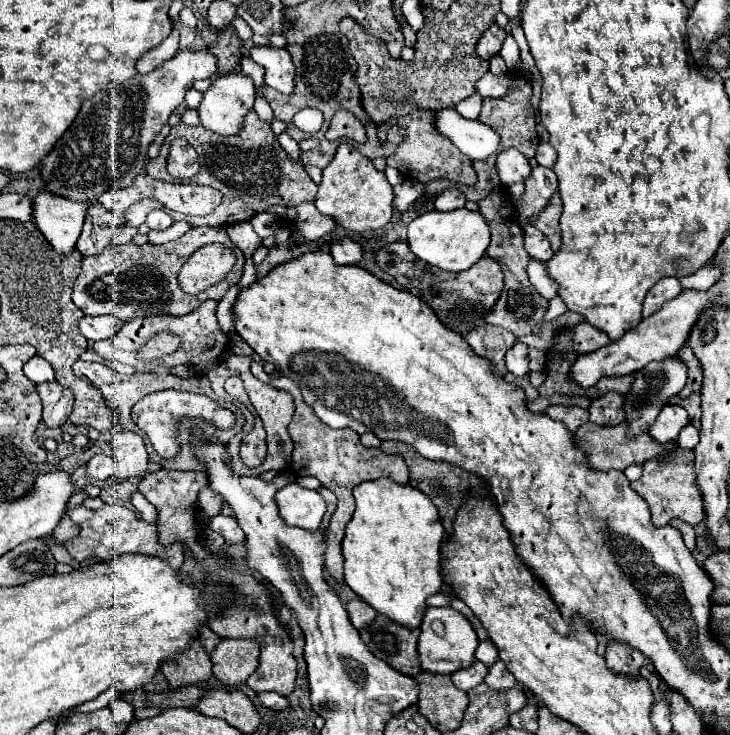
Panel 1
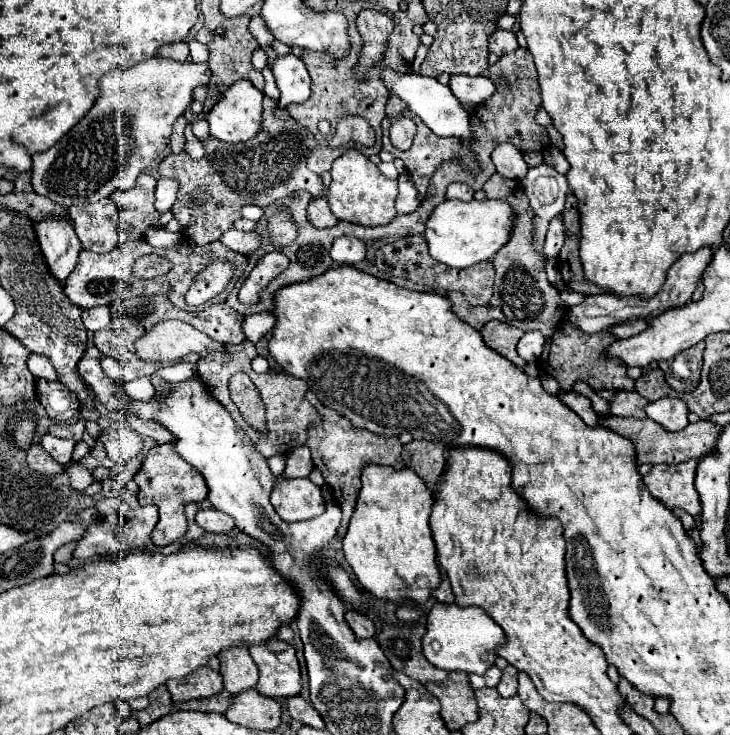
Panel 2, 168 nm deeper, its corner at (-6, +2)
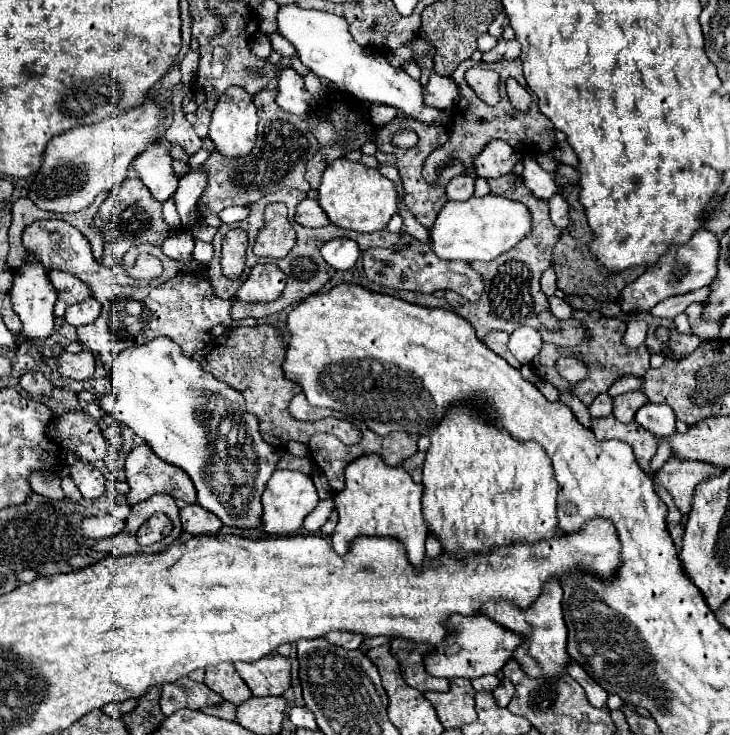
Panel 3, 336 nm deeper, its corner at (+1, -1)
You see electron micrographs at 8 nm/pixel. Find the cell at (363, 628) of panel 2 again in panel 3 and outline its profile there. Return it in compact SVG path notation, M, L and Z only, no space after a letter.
M330 631L326 635L326 639L338 647L344 647L344 649L358 649L364 641L364 635L356 635L350 631Z

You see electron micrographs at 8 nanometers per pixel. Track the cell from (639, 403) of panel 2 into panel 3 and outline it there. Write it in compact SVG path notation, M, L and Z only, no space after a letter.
M642 391L622 393L622 395L614 397L614 417L622 423L630 423L630 421L634 421L636 411L646 403L648 403L648 399Z

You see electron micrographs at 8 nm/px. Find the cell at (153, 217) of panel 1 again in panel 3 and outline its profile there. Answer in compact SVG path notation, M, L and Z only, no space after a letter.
M160 143L148 147L148 151L144 151L144 155L138 155L138 159L134 159L132 163L132 167L140 173L142 183L150 189L152 197L160 203L168 201L178 187L178 177L170 163L172 157L166 151L166 147Z

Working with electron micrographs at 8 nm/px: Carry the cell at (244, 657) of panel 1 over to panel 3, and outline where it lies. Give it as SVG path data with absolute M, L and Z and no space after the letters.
M220 663L220 665L212 665L206 669L206 677L204 683L216 691L218 695L222 695L226 701L230 703L242 703L246 701L252 693L248 689L248 685L244 683L244 679L236 673L232 663Z

